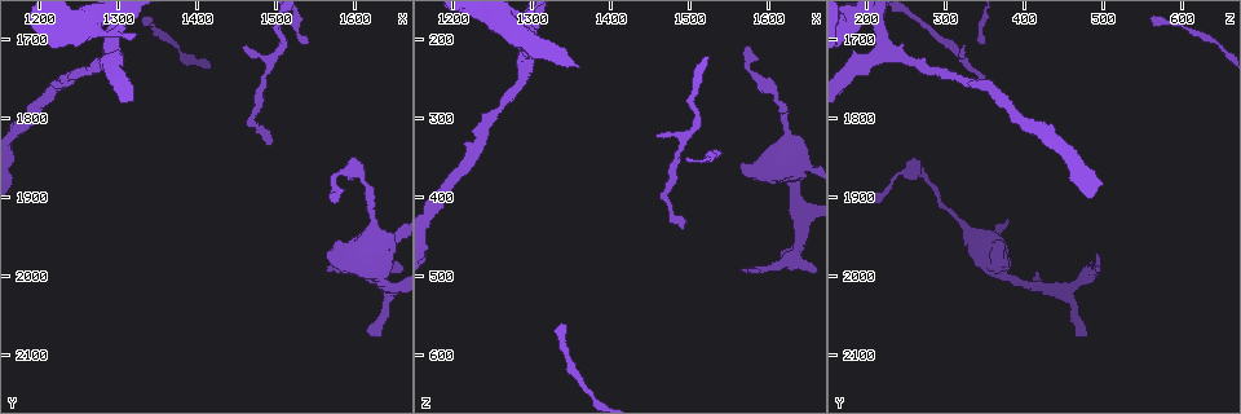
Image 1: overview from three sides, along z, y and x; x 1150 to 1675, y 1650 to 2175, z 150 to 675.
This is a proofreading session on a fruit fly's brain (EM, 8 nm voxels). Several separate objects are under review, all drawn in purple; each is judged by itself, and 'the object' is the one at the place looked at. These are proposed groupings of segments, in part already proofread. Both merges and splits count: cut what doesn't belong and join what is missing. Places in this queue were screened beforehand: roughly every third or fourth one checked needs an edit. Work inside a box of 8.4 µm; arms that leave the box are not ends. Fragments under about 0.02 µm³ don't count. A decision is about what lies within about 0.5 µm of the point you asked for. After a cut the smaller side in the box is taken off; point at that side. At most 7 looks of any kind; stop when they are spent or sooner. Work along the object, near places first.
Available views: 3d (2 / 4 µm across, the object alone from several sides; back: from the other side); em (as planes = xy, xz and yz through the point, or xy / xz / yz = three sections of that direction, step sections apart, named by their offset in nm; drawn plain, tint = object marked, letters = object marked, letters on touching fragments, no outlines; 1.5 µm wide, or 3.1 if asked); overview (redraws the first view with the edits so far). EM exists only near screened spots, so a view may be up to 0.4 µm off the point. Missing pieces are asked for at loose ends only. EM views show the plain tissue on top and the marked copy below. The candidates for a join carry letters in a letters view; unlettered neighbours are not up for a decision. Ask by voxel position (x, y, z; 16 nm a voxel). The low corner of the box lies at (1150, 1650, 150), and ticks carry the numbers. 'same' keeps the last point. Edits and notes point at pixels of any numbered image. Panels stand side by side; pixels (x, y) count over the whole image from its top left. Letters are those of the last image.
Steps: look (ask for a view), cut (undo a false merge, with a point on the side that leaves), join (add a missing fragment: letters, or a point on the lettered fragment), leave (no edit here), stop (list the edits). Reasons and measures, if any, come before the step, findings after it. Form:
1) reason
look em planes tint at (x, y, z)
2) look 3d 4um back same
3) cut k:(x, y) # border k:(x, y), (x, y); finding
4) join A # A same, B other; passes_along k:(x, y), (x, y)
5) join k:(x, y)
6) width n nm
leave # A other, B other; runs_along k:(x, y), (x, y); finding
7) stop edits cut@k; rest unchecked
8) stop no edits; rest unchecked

branch stops here
look em planes letters at (1630, 2075, 480)

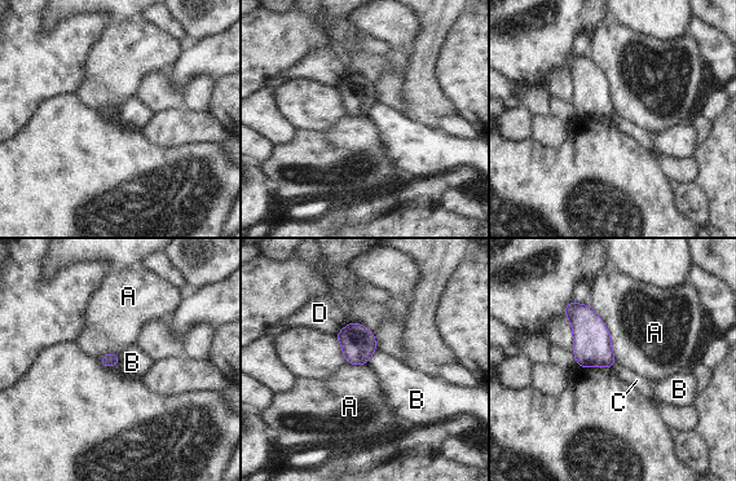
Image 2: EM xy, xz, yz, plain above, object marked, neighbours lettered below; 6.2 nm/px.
longest_contact A 400 nm
leave # A other, B other, C other, D other; border 2:(377, 349), (366, 363); none of them fits

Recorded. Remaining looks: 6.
free end
look em yz step 8 tint at (1565, 1990, 490)

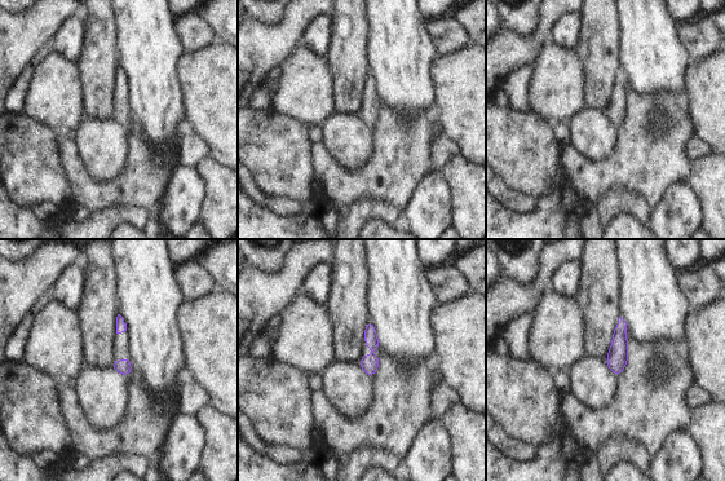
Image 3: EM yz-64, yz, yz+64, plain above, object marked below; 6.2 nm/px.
look em planes letters same

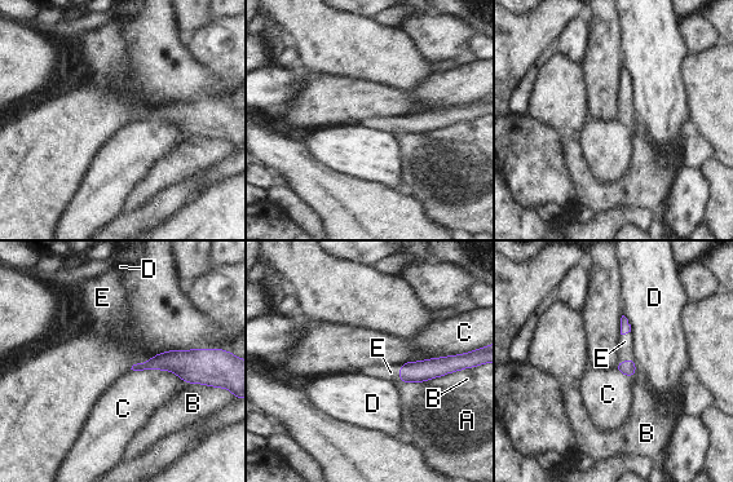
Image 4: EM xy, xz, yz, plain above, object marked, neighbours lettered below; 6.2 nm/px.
join E # A other, B other, C other, D other, E same; it goes on there

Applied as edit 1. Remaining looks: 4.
stop edits join@4; rest unchecked

